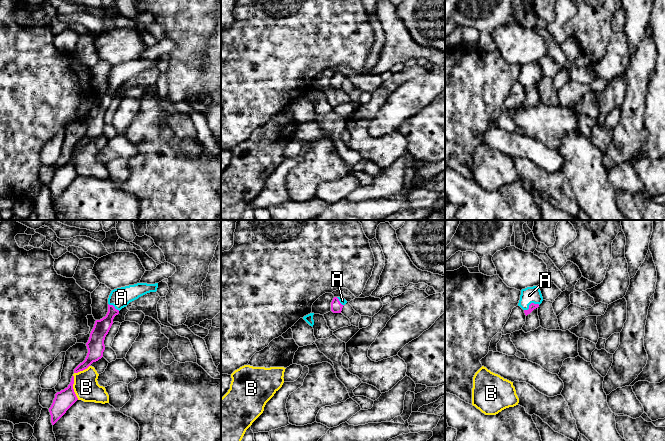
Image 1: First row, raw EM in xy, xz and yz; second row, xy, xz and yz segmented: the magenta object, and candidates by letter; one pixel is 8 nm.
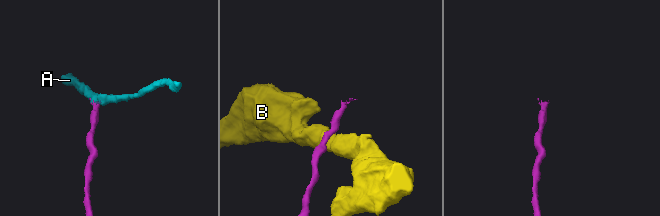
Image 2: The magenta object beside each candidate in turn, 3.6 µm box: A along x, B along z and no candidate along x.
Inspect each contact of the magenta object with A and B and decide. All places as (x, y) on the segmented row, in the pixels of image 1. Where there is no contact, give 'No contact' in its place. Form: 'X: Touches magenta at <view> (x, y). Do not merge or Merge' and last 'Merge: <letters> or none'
A: Touches magenta at yz (530, 304). Merge
B: Touches magenta at xy (72, 387). Do not merge
Merge: A

